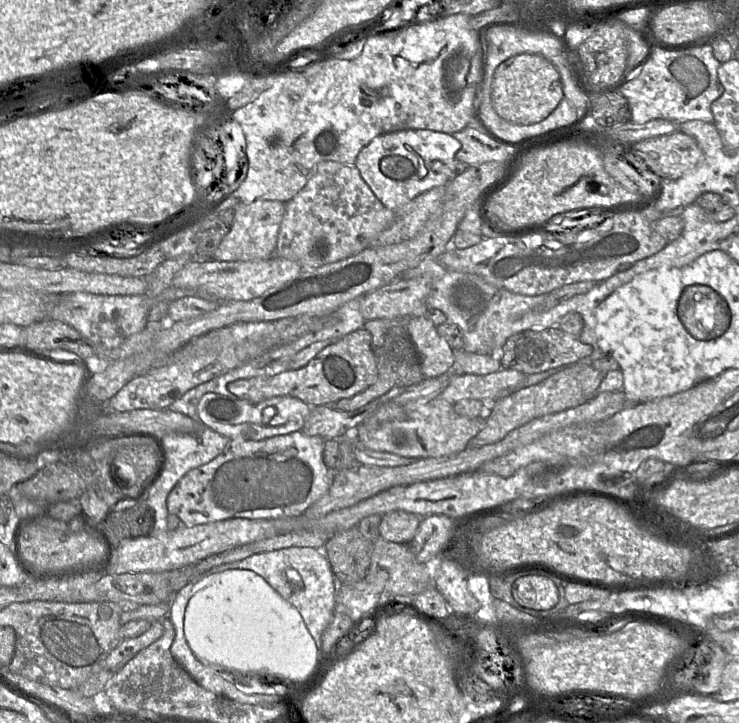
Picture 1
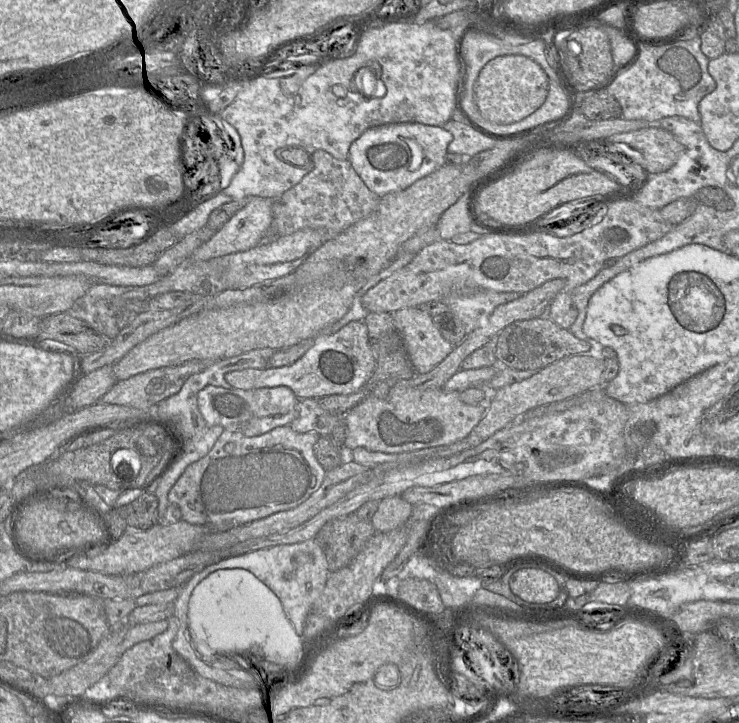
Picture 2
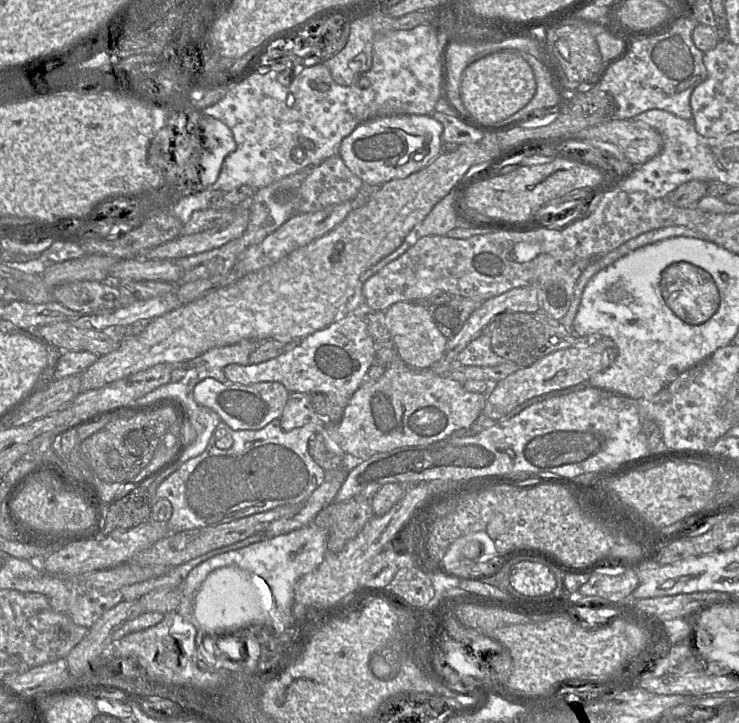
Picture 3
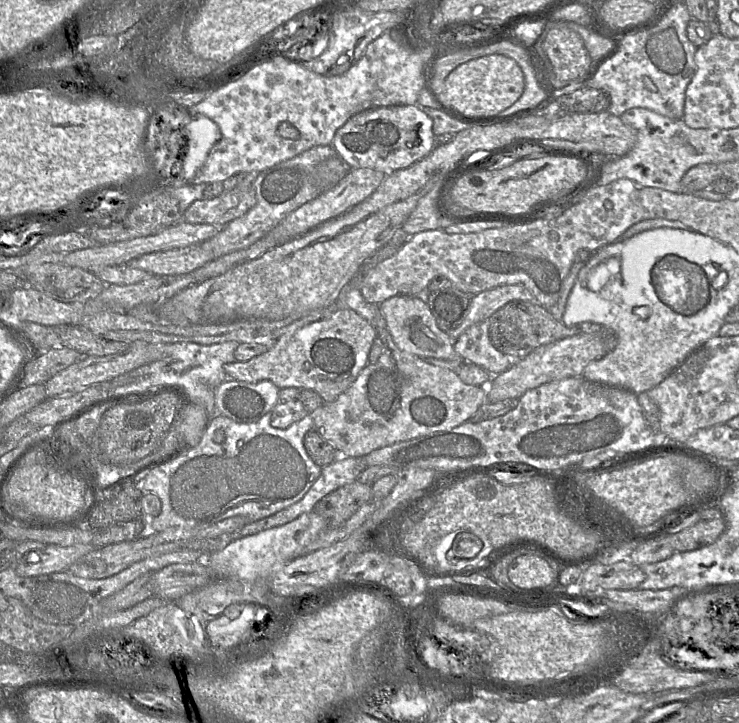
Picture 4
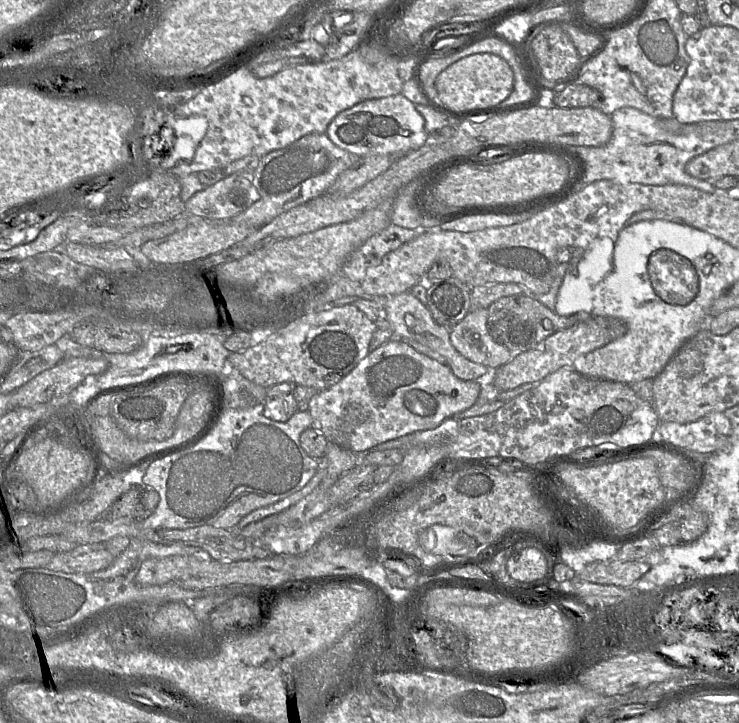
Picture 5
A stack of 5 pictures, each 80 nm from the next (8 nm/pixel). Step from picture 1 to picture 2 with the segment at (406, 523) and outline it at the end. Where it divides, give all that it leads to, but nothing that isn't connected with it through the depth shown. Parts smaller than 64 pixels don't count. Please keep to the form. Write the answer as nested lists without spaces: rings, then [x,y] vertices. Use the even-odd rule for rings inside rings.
[[[401,496],[386,497],[378,502],[372,517],[375,533],[384,533],[401,527],[411,516],[412,505]]]

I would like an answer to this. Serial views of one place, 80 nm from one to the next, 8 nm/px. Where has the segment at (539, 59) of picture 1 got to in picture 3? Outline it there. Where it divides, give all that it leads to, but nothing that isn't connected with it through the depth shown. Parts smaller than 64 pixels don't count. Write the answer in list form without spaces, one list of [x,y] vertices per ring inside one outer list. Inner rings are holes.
[[[506,50],[487,55],[463,71],[459,85],[459,98],[463,113],[483,123],[506,120],[533,97],[536,81],[532,68],[517,50]]]

